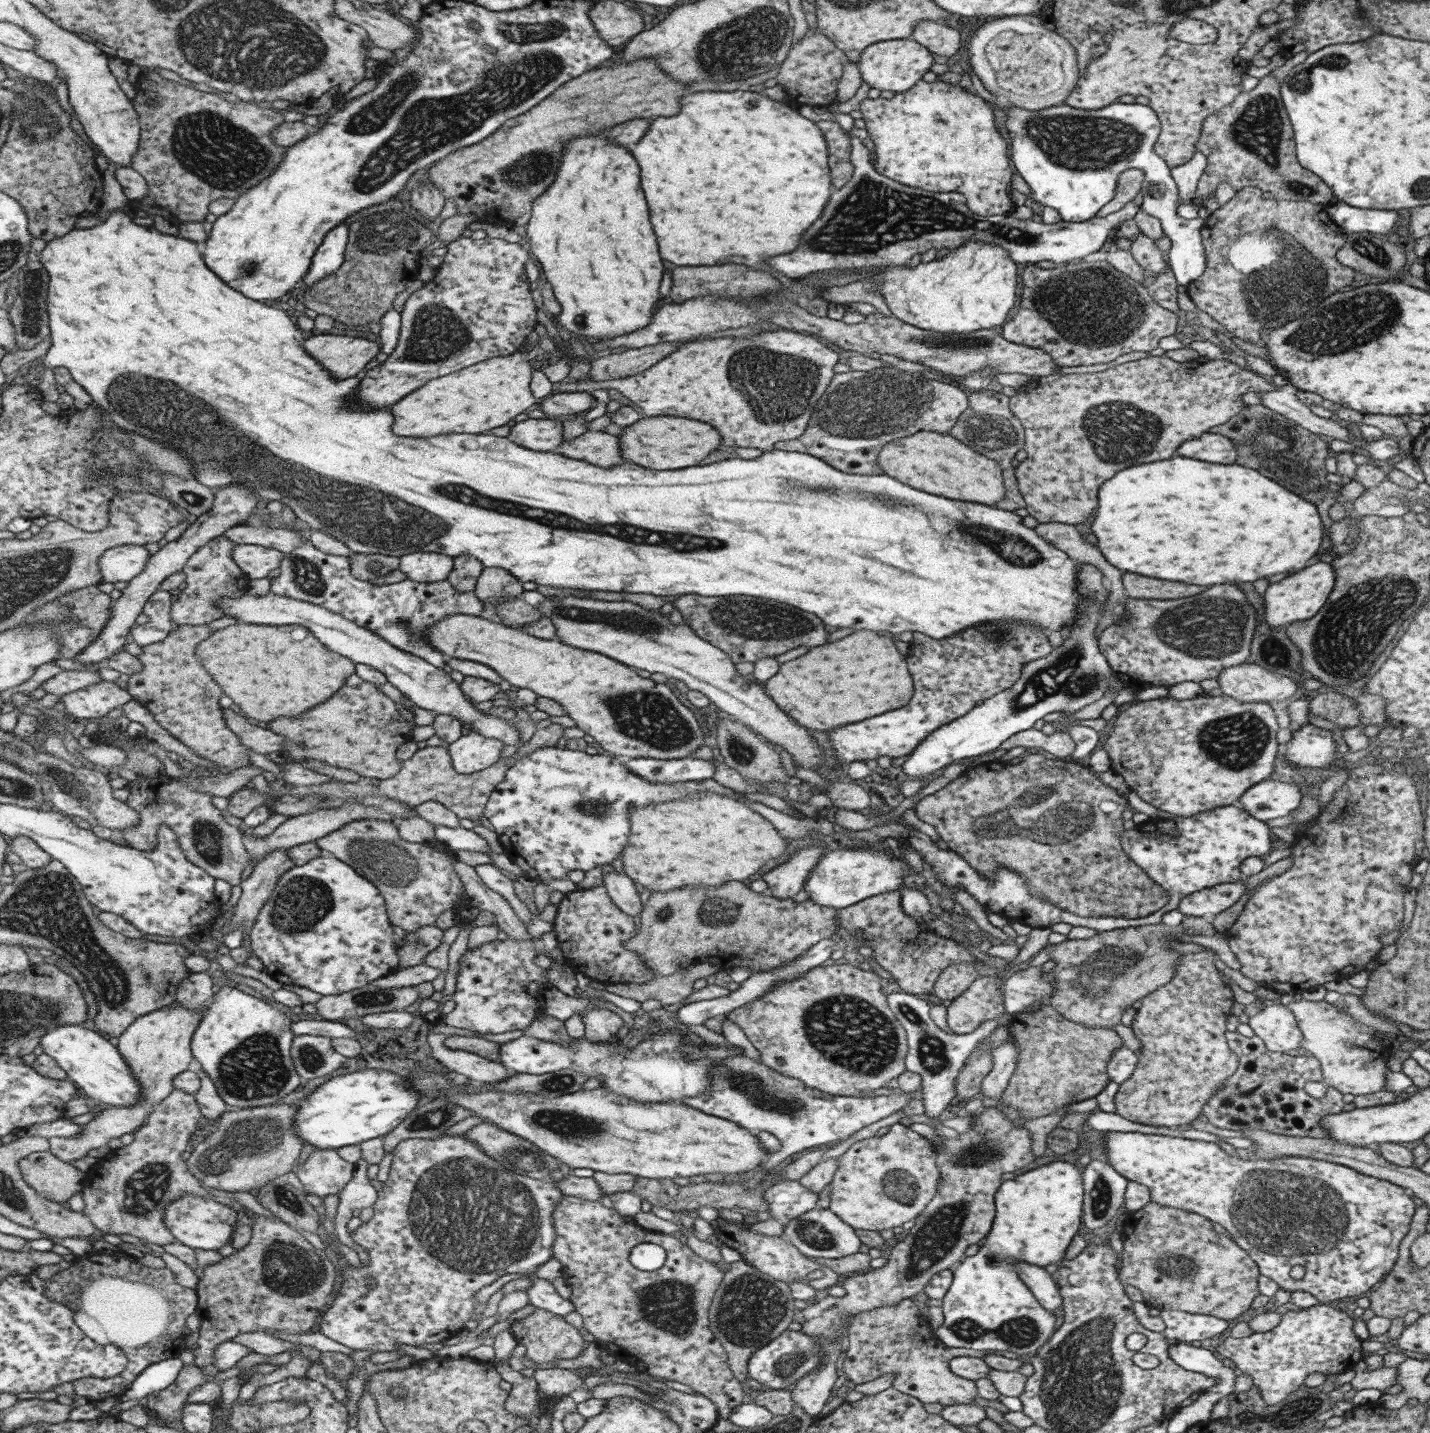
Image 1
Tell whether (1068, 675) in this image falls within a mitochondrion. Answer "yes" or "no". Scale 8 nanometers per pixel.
yes

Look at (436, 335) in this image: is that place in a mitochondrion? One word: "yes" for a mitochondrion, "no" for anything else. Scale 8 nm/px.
yes

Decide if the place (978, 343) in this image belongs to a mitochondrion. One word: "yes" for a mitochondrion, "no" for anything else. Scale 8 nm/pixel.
yes

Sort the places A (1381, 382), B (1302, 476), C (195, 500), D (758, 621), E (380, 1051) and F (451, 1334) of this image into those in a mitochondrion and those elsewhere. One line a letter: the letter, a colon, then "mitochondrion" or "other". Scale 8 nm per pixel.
A: other
B: mitochondrion
C: mitochondrion
D: mitochondrion
E: other
F: other

